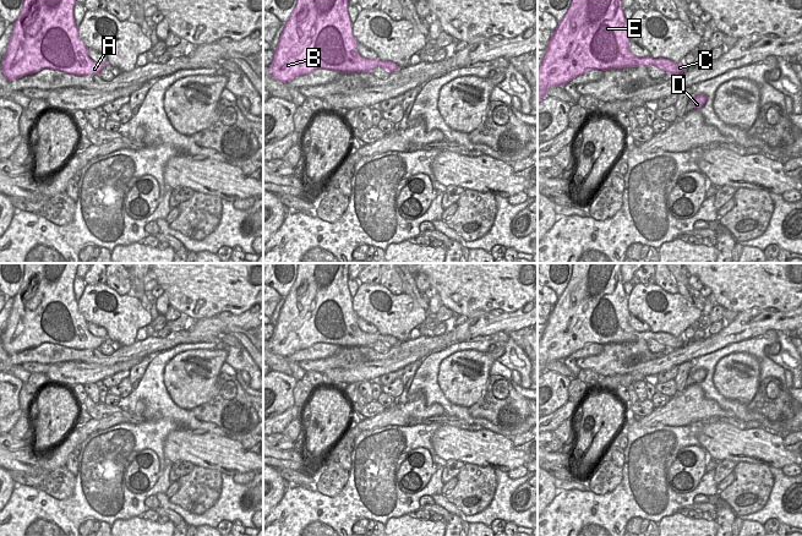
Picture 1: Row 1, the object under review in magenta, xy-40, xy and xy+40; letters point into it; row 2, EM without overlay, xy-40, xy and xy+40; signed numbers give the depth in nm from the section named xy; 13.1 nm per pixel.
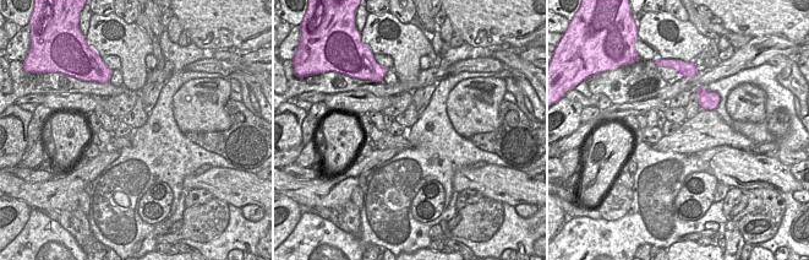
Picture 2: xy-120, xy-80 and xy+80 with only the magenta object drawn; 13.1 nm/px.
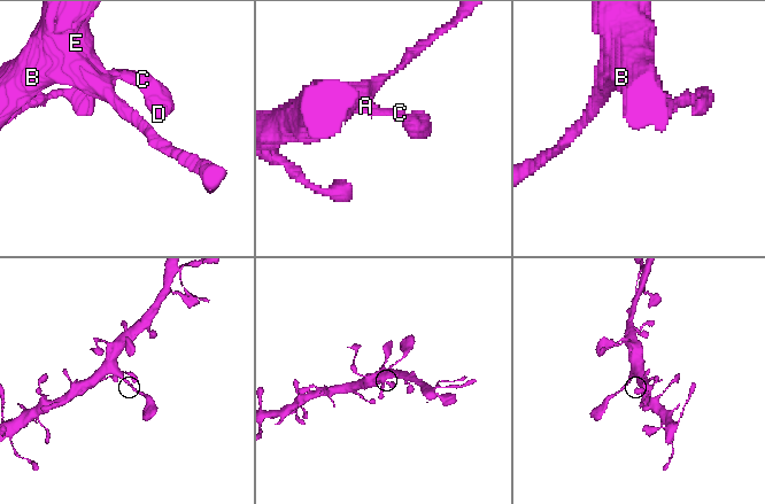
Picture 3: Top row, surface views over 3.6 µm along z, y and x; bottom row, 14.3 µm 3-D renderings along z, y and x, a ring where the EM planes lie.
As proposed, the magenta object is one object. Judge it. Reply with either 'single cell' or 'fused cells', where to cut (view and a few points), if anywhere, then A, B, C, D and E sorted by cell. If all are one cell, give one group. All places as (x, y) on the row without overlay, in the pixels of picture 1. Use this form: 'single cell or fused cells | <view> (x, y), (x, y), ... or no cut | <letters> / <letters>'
single cell | no cut | A B C D E

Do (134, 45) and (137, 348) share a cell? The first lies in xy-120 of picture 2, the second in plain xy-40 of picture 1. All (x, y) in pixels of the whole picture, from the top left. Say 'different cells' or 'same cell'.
different cells

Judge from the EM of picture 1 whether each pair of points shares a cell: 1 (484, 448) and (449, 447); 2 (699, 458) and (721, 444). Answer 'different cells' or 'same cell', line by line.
1: same cell
2: different cells

